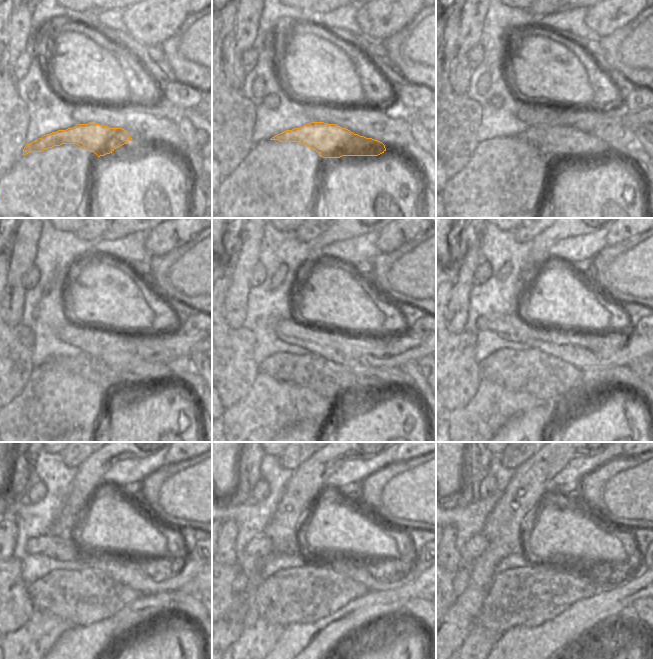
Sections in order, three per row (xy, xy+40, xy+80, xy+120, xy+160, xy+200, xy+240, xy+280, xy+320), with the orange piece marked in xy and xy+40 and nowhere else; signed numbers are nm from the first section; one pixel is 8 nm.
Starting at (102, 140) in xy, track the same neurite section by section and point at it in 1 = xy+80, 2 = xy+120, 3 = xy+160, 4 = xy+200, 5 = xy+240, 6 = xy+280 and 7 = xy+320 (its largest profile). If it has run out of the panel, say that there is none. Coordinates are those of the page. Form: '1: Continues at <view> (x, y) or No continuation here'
1: Continues at xy+80 (579, 145)
2: Continues at xy+120 (143, 374)
3: Continues at xy+160 (366, 377)
4: Continues at xy+200 (626, 377)
5: Continues at xy+240 (190, 605)
6: Continues at xy+280 (415, 606)
7: Continues at xy+320 (639, 606)

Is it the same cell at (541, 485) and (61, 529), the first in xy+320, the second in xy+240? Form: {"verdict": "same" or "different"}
{"verdict": "same"}

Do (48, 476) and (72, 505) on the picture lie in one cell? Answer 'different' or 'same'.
different

